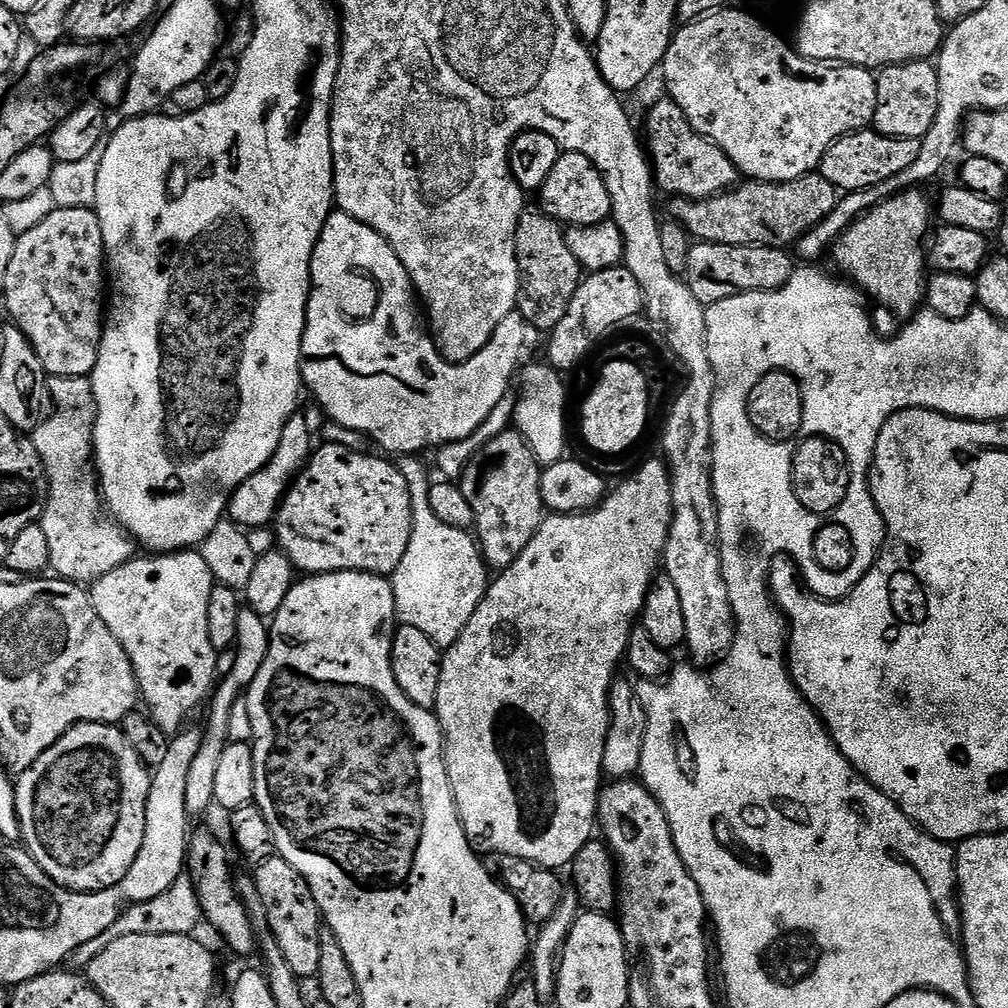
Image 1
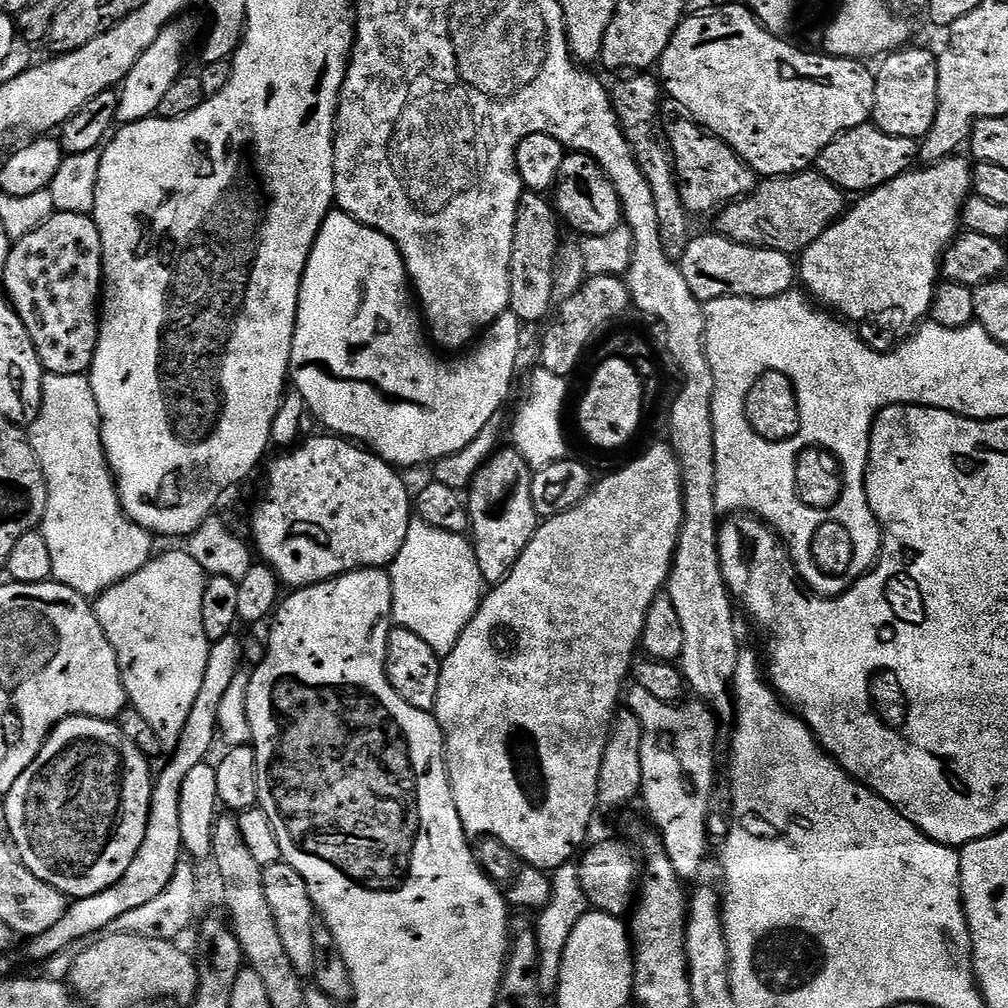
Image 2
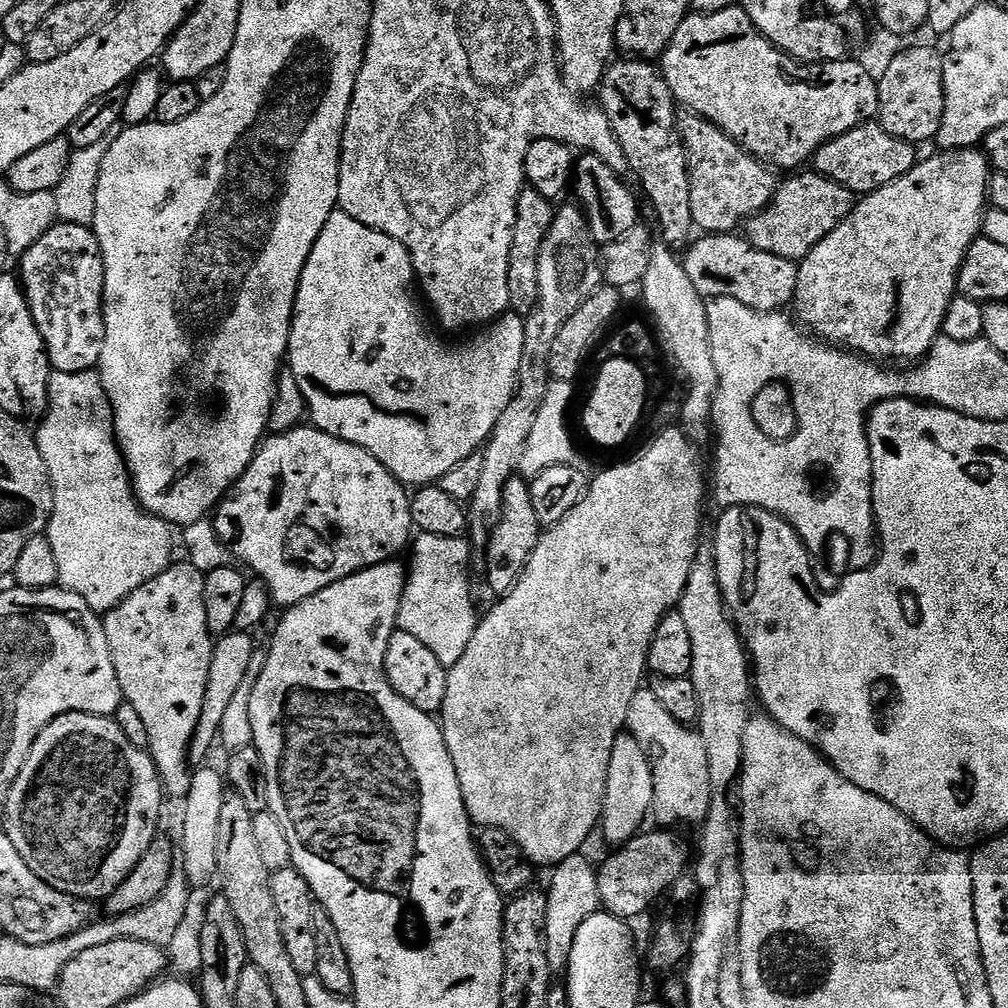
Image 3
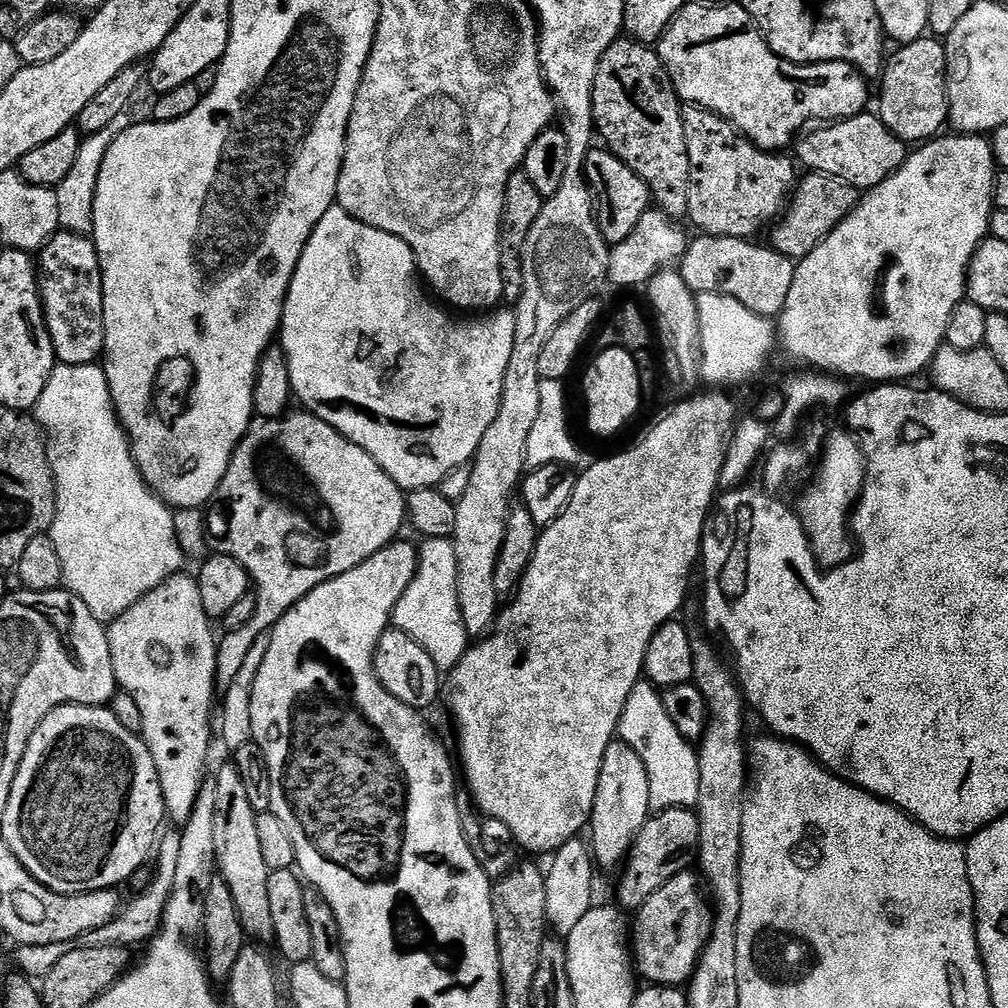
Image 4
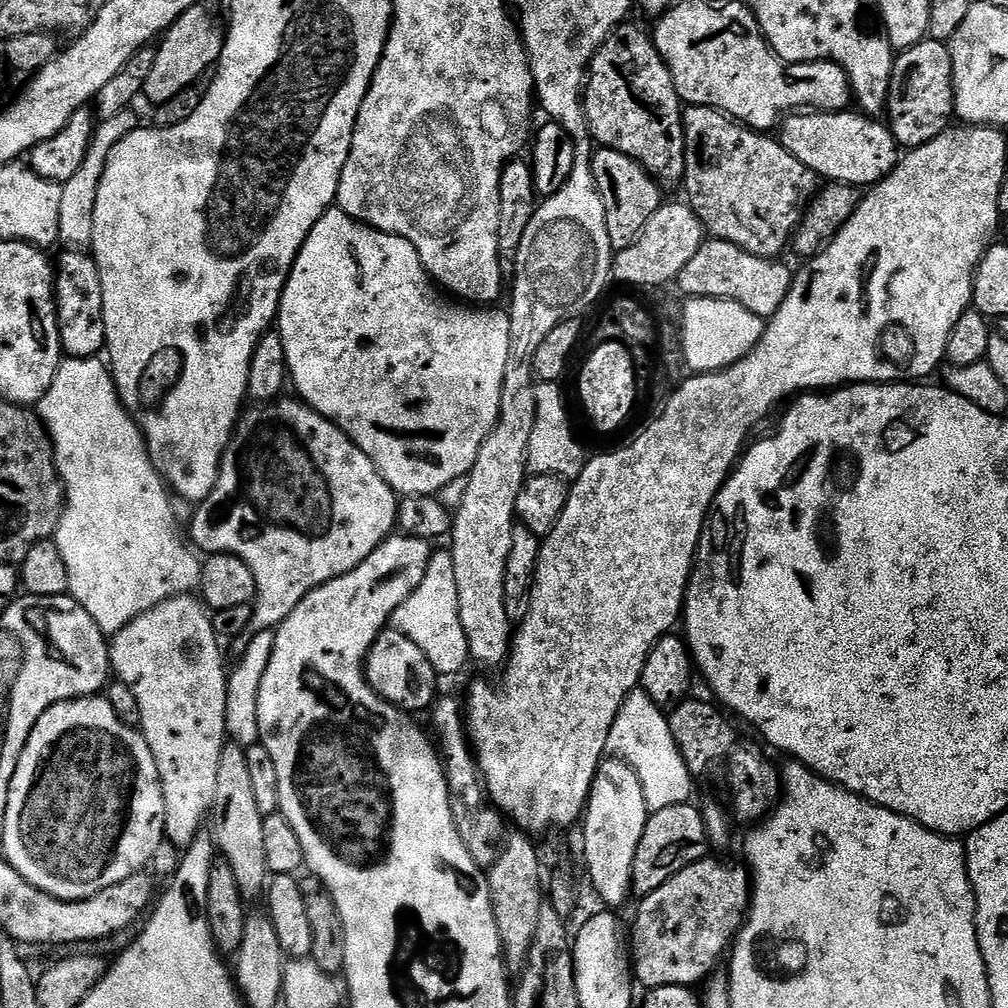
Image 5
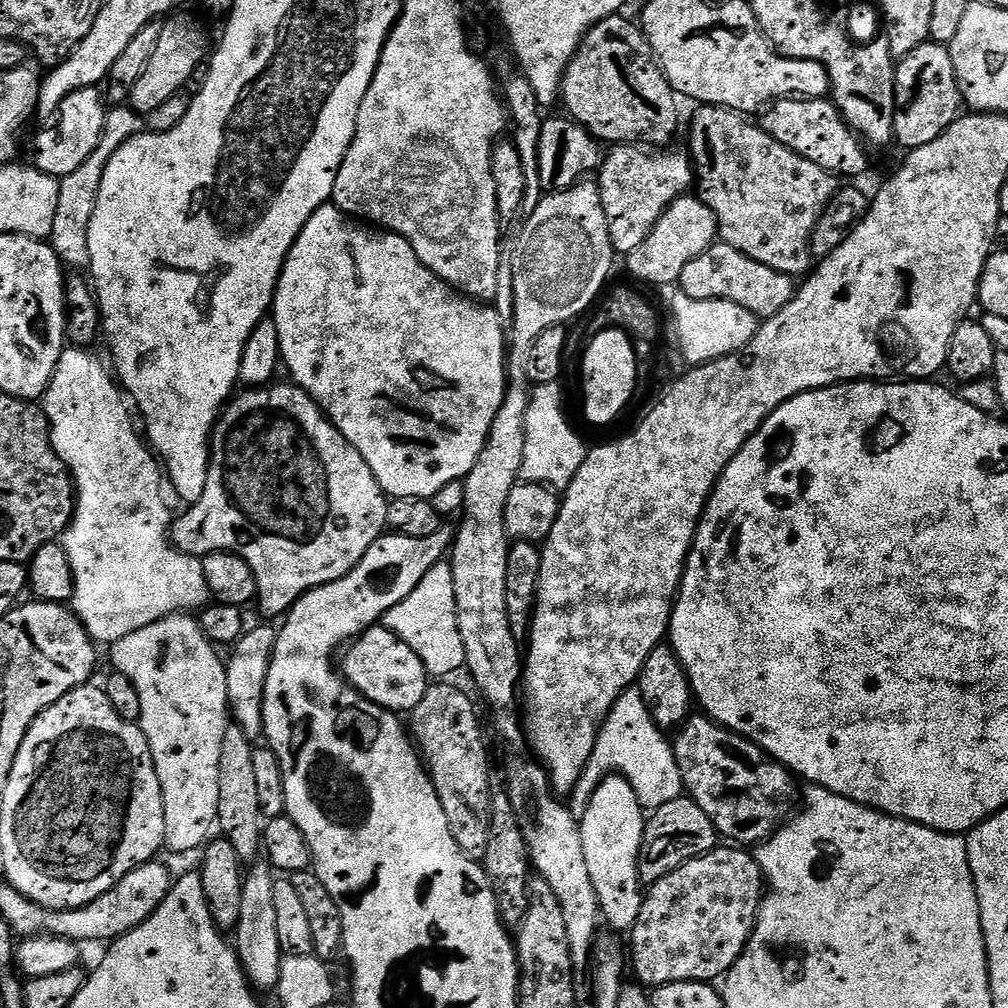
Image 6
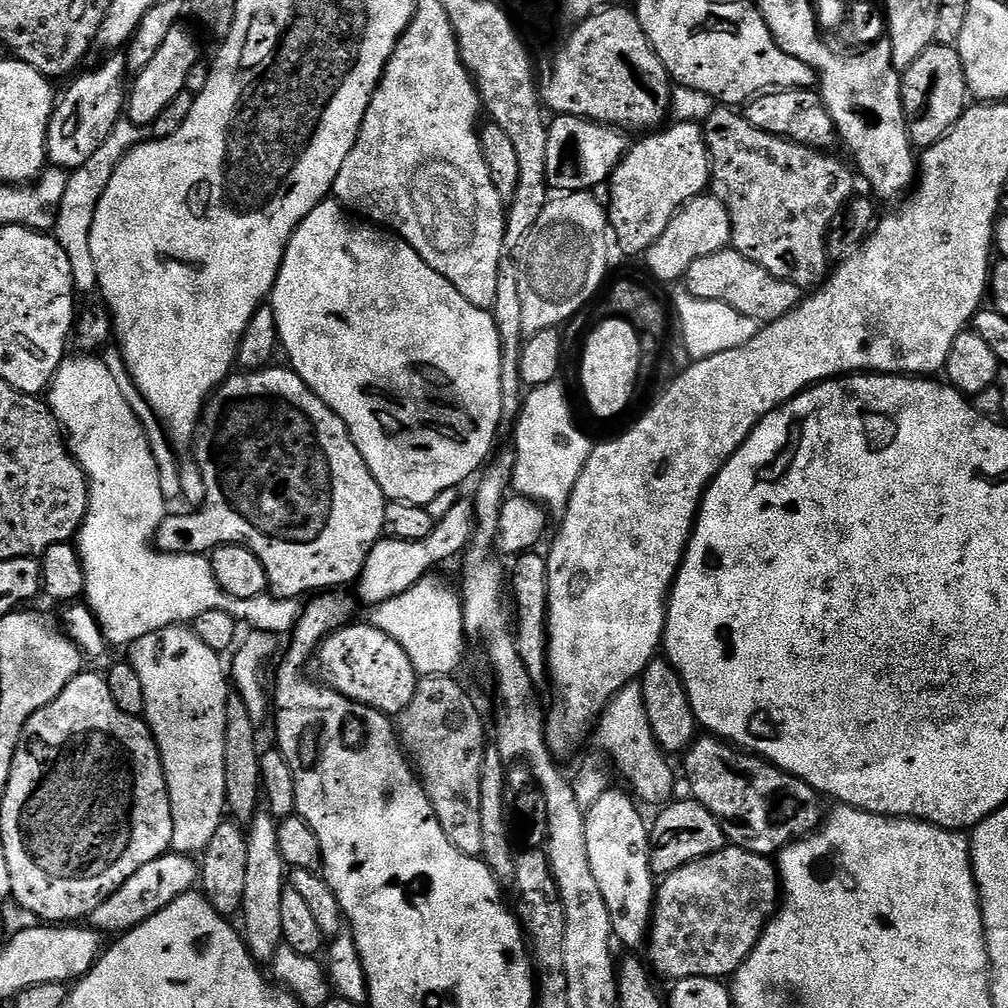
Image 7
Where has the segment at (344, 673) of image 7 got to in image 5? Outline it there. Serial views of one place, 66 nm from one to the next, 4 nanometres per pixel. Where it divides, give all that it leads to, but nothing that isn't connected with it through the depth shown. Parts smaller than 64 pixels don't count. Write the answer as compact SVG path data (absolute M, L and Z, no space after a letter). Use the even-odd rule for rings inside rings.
M391 626L380 633L379 638L373 642L372 649L368 651L368 659L364 662L364 676L368 679L368 685L383 700L408 714L417 714L416 712L422 711L423 708L424 711L431 709L438 696L438 691L436 692L438 674L434 670L434 666L430 666L430 658L426 658L426 654L422 654L422 650L418 650L418 646L414 646L414 642L410 642L410 638L406 638L406 634L396 631Z

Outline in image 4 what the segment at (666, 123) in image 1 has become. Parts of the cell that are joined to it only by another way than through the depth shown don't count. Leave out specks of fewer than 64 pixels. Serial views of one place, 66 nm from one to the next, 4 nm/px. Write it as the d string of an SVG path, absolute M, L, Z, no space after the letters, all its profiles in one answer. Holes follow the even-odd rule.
M685 107L682 126L686 130L686 150L690 150L690 206L687 219L692 220L697 228L695 231L706 236L729 236L739 240L759 237L756 235L785 211L792 193L796 191L797 165L791 159L788 161L787 155L762 151L756 144L751 144L731 122L705 108Z

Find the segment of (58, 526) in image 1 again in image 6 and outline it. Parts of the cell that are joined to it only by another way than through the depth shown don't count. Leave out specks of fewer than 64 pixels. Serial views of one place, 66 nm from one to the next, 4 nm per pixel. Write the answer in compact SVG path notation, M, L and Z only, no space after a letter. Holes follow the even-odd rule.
M80 346L65 347L64 352L60 355L56 373L52 375L52 383L49 384L47 392L42 397L42 407L44 413L48 415L48 426L52 430L52 445L58 454L58 458L62 458L62 462L72 474L76 497L76 510L72 517L72 523L68 525L68 531L62 537L64 549L70 558L70 566L74 570L74 594L70 604L76 617L84 623L84 628L93 641L99 642L101 645L104 643L105 646L111 646L117 644L122 638L126 638L126 634L130 634L134 630L142 630L142 626L150 626L162 619L163 616L195 613L209 603L210 597L206 586L203 559L180 552L173 546L170 539L170 529L173 527L174 516L173 513L166 510L165 503L161 499L159 482L162 479L162 465L151 447L146 443L145 437L141 433L140 436L136 433L136 424L132 421L133 413L130 411L129 401L119 383L114 379L113 373L109 369L108 373L104 369L103 362L98 357L91 356L88 352L91 351Z

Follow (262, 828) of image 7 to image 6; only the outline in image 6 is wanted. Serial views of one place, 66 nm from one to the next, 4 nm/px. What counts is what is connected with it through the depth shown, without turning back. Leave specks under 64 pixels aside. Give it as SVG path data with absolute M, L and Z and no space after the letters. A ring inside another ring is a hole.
M256 862L247 869L242 886L242 915L238 918L238 926L234 929L236 957L244 967L248 983L256 990L275 989L280 973L280 962L284 956L282 946L278 946L278 921L274 907L276 879L273 869L267 863Z

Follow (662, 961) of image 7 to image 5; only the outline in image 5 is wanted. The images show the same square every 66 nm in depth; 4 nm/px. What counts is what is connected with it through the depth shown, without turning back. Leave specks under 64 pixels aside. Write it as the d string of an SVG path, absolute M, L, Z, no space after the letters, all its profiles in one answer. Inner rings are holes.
M713 858L684 867L672 875L653 894L643 897L638 903L634 924L630 926L630 954L633 958L633 975L645 989L658 986L703 983L717 968L718 962L729 953L741 925L747 917L751 903L751 873L745 865L728 864Z

